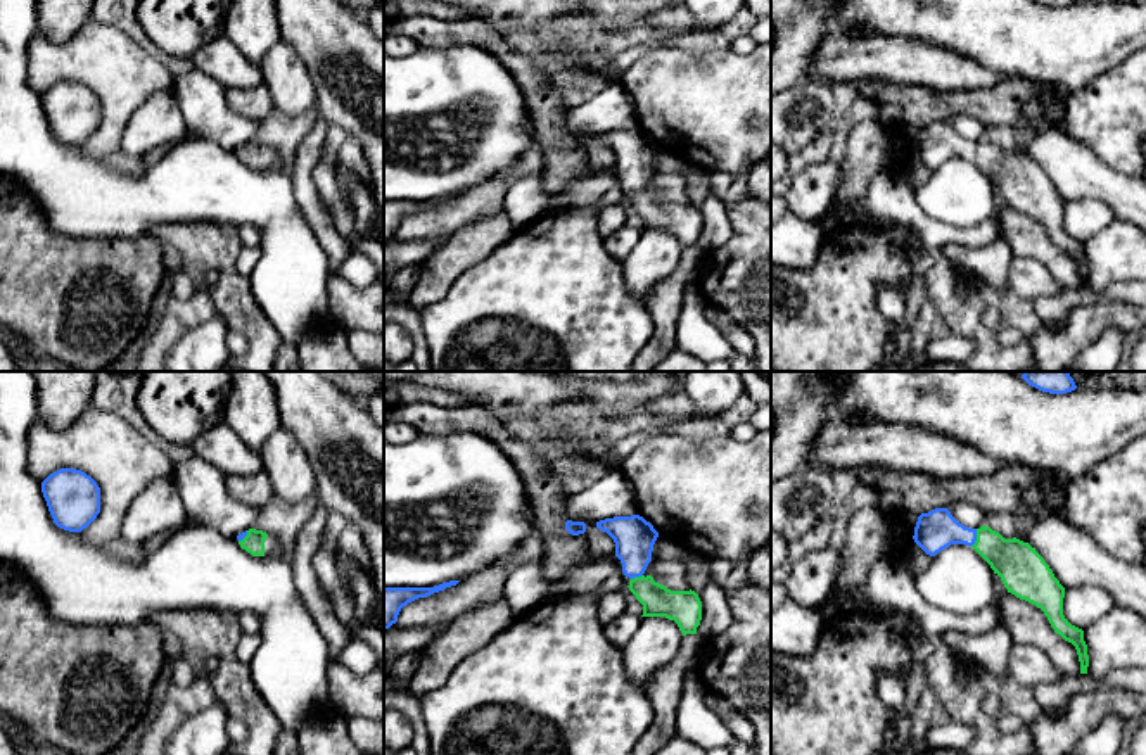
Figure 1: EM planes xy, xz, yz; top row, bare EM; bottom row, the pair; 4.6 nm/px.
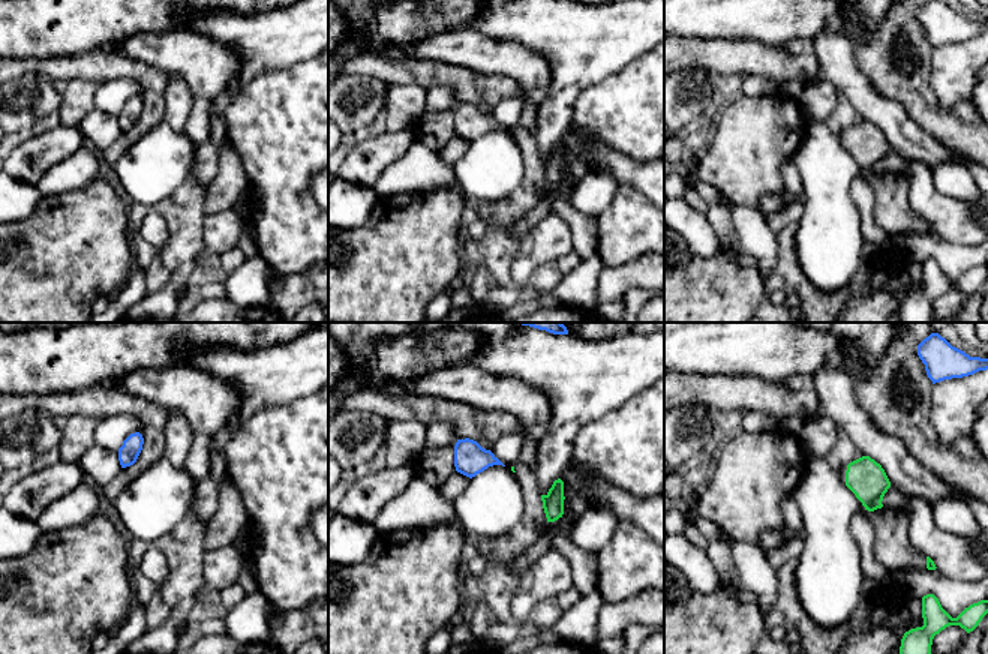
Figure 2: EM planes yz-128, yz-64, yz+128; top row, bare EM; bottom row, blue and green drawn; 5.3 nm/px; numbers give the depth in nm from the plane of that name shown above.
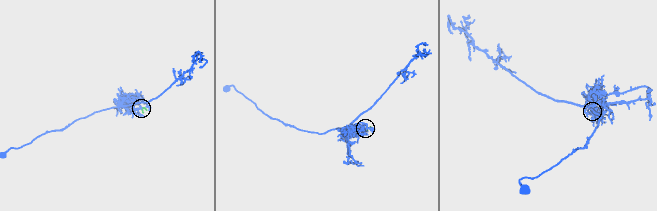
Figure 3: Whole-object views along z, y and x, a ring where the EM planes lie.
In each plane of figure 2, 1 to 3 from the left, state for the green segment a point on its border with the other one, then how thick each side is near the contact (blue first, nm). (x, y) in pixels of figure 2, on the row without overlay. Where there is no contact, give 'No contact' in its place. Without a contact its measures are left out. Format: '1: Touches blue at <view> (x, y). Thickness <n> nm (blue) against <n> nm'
1: No contact
2: No contact
3: No contact

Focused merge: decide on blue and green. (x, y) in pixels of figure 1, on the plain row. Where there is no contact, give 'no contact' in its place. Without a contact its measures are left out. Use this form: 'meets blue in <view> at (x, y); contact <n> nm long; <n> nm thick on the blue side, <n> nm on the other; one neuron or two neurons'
meets blue in yz at (975, 151); contact 90 nm long; 190 nm thick on the blue side, 220 nm on the other; one neuron

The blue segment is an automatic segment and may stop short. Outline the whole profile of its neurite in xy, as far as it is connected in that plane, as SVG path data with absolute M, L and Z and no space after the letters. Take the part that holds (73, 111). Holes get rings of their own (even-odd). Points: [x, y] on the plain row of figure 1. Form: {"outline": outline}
{"outline": "M60 81L41 95L54 136L69 145L81 145L100 126L100 100L81 83Z"}

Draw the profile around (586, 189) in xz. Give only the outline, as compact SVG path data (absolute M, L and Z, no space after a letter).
M615 168L605 173L583 173L558 190L551 211L563 207L593 207L619 183L622 183L622 176Z

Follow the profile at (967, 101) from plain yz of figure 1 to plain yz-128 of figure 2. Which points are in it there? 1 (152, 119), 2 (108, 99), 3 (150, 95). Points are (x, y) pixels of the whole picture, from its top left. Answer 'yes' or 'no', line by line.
1: yes
2: no
3: yes

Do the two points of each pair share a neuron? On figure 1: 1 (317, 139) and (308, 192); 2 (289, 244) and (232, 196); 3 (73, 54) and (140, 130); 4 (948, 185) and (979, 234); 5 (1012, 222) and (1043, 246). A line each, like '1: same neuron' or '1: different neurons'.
1: same neuron
2: same neuron
3: different neurons
4: different neurons
5: same neuron

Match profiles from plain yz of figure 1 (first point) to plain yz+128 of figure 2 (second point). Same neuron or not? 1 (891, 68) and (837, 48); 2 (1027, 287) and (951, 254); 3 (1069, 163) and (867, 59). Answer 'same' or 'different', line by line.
1: different
2: same
3: different

